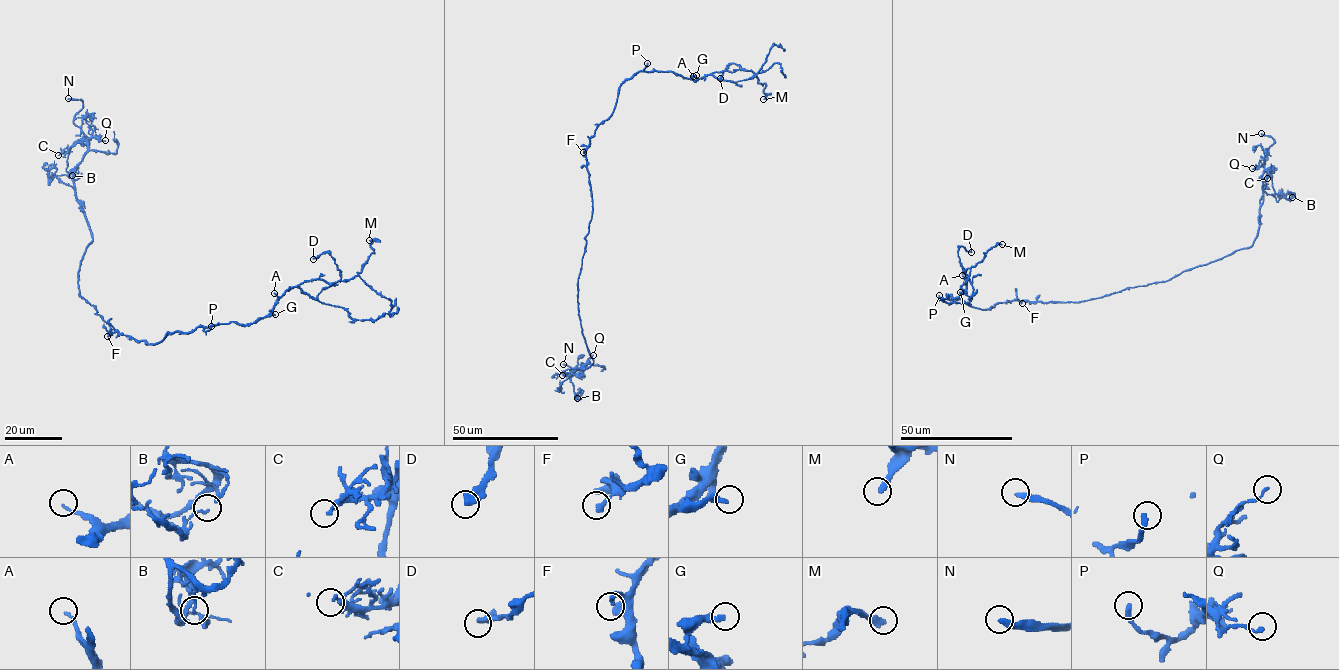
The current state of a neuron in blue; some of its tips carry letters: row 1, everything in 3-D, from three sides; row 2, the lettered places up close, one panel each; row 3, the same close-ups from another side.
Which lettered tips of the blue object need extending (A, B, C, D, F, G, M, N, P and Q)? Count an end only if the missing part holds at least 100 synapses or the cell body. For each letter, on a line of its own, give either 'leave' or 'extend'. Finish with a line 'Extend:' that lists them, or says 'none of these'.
A: leave
B: leave
C: leave
D: leave
F: leave
G: leave
M: leave
N: extend
P: leave
Q: leave
Extend: N

